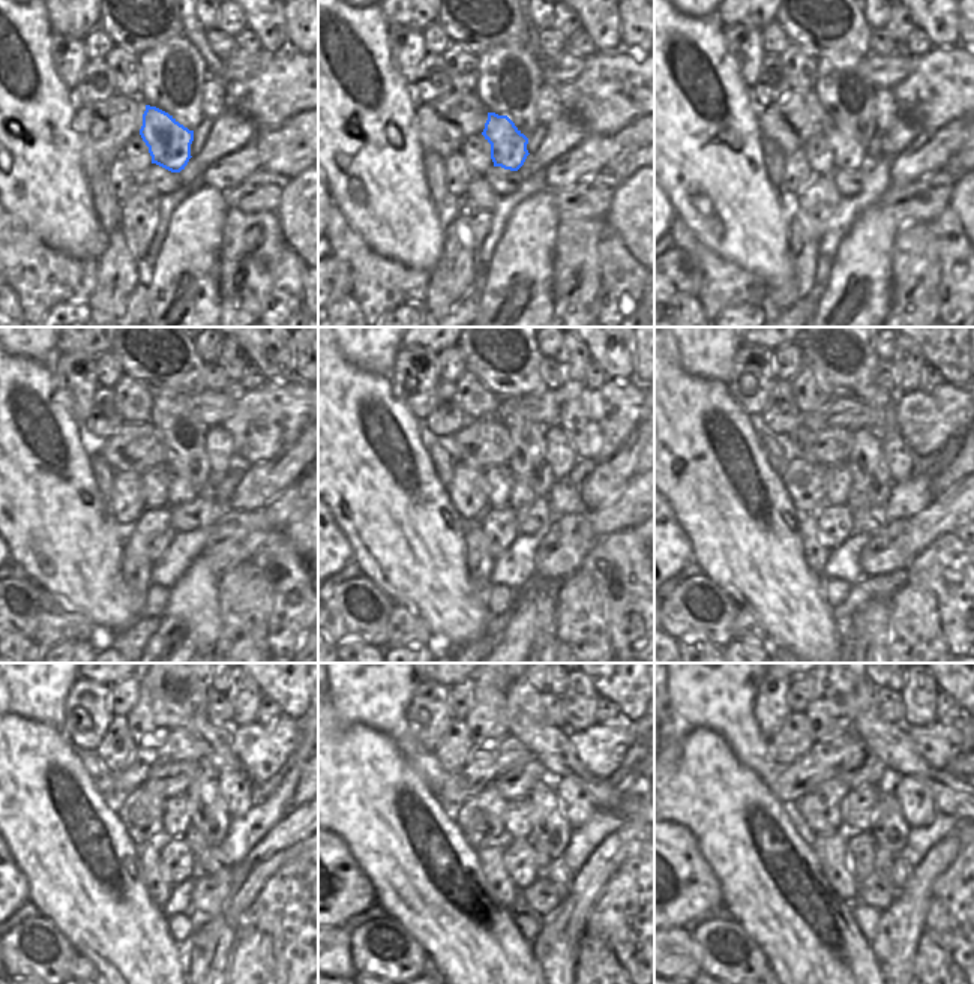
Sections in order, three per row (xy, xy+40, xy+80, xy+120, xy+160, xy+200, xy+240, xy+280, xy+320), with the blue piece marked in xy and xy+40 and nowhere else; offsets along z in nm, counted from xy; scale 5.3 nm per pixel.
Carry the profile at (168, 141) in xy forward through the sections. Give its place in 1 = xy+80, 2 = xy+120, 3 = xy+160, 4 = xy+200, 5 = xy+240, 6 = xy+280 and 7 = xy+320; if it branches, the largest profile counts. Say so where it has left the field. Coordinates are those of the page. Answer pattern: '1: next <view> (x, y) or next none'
1: next xy+80 (847, 153)
2: next xy+120 (180, 491)
3: next xy+160 (521, 497)
4: next xy+200 (856, 498)
5: next xy+240 (197, 843)
6: next xy+280 (544, 858)
7: next xy+320 (883, 860)

